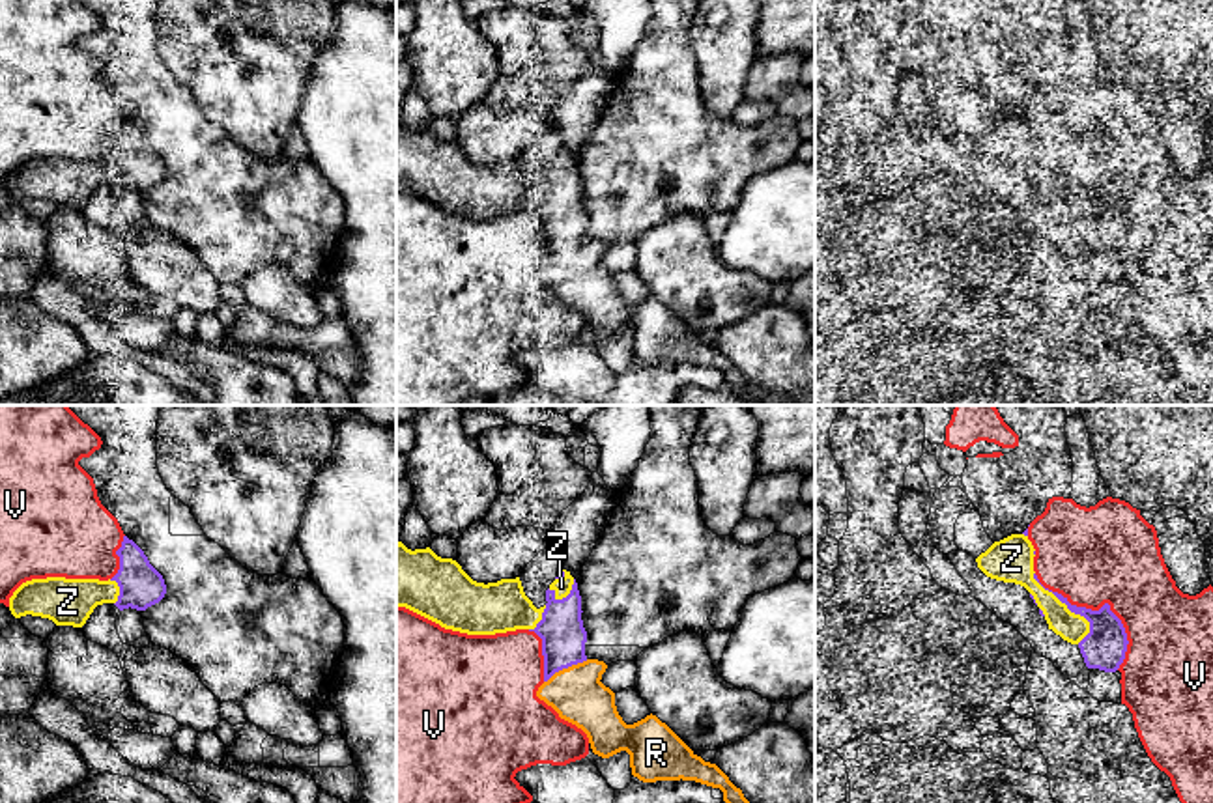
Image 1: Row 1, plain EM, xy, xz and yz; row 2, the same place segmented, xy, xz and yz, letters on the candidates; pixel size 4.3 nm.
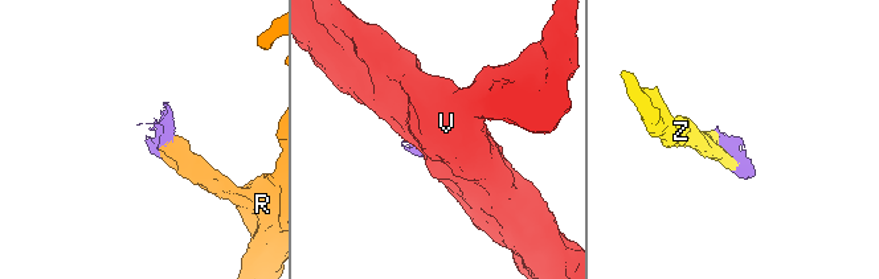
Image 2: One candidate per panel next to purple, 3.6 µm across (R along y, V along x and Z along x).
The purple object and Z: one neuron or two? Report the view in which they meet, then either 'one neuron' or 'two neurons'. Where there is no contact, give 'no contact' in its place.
meets purple in yz; one neuron

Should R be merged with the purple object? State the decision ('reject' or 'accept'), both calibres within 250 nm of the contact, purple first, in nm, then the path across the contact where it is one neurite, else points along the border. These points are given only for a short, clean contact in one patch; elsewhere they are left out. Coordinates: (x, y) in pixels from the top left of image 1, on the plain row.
accept | 190/240 nm

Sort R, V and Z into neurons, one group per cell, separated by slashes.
R Z / V

